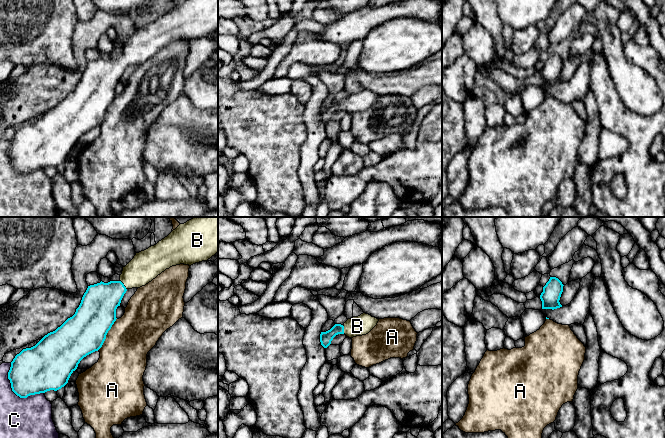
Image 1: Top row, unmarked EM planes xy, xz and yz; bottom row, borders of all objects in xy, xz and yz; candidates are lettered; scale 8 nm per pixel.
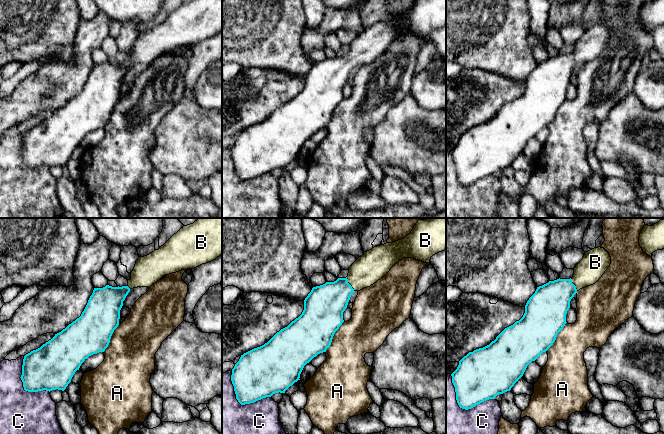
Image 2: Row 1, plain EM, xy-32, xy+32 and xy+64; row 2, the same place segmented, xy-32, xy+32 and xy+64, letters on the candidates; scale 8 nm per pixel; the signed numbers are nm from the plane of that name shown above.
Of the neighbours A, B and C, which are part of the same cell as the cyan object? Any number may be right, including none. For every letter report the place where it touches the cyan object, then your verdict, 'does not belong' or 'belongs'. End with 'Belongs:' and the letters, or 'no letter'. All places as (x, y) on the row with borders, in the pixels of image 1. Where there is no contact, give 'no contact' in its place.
A: xy (106, 334) | does not belong
B: xy (123, 285) | belongs
C: xy (14, 392) | does not belong
Belongs: B

